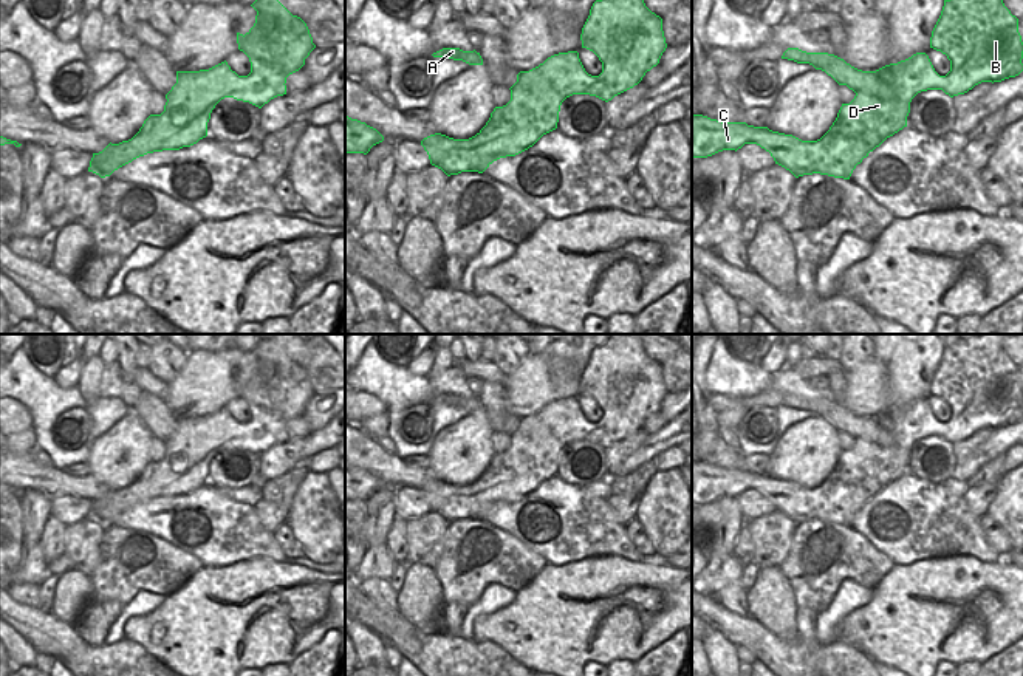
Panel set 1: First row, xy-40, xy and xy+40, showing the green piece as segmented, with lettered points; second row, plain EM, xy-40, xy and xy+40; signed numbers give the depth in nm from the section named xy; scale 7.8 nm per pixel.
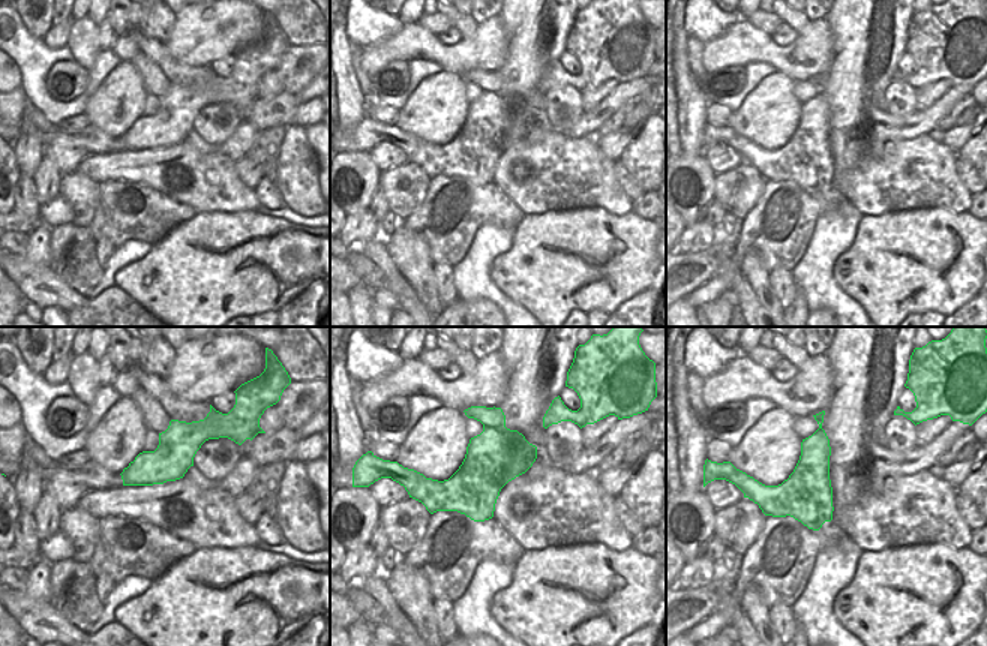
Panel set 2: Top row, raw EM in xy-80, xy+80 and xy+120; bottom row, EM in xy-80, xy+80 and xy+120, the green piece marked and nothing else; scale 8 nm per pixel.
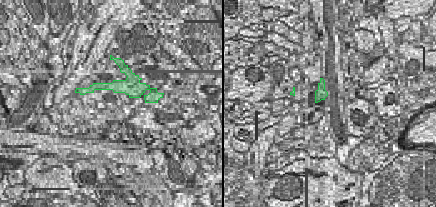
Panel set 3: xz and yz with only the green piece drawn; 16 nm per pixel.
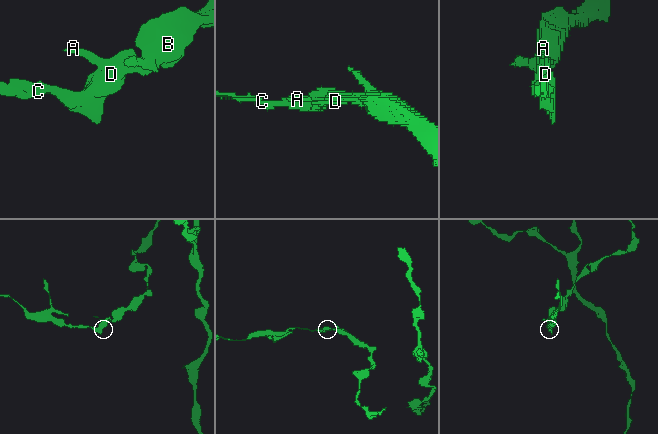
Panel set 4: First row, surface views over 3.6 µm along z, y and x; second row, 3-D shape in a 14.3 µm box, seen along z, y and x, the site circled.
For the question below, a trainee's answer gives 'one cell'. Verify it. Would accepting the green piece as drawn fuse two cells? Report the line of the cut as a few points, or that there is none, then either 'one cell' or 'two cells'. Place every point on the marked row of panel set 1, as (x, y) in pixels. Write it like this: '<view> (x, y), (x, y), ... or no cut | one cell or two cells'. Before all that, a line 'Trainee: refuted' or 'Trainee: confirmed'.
Trainee: confirmed
no cut | one cell

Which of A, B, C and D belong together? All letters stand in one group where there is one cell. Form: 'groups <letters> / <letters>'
groups A B C D

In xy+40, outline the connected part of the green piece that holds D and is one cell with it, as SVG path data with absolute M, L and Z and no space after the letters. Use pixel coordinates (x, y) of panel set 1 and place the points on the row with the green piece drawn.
M944 0L930 48L950 60L946 76L935 71L925 53L862 71L834 54L788 48L782 59L809 63L856 93L850 104L842 104L830 130L817 141L802 141L768 127L692 114L692 156L757 144L795 178L820 173L850 179L870 152L907 127L910 102L918 93L943 90L953 97L981 82L1001 82L1023 71L1018 19L1003 0Z

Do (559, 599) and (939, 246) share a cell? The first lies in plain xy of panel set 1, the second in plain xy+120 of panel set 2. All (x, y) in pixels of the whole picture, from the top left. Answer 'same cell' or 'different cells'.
same cell

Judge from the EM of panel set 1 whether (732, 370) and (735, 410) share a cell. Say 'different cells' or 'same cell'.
different cells

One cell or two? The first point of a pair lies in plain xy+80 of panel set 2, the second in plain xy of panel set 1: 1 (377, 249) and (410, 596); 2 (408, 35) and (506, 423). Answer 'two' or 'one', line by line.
1: two
2: two

